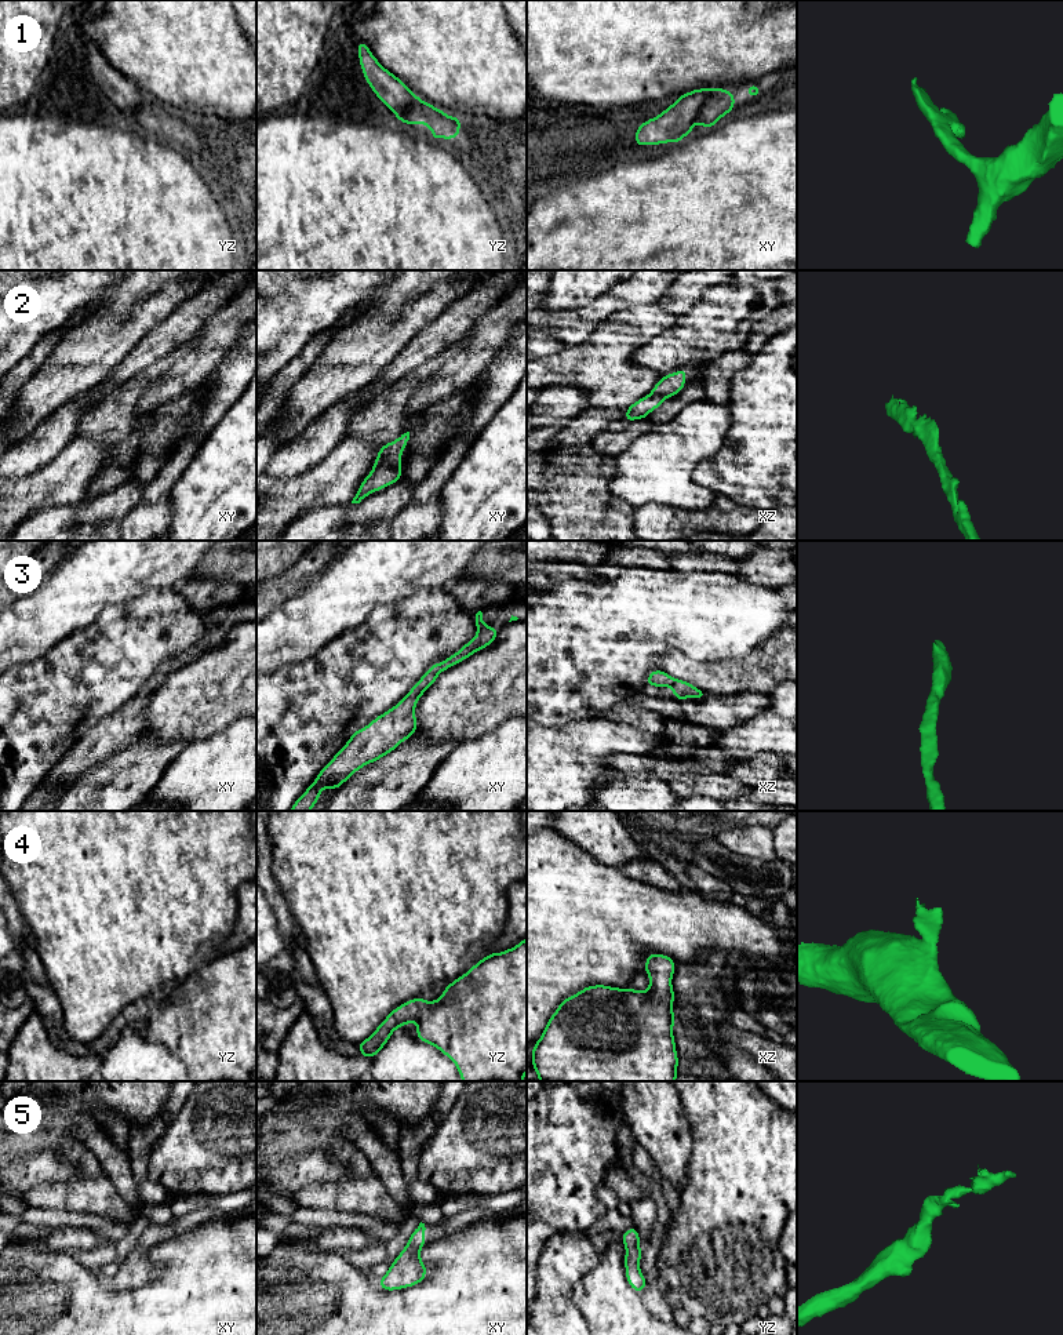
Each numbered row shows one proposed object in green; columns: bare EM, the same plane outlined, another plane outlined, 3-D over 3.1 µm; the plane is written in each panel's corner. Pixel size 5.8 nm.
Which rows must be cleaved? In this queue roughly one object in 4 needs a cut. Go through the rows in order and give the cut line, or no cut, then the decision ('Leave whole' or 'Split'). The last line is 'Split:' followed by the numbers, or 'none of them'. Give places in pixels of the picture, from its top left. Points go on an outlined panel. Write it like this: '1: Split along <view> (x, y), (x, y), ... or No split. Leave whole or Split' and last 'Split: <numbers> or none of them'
1: Split along xy (712, 90), (695, 122). Split
2: No split. Leave whole
3: No split. Leave whole
4: No split. Leave whole
5: No split. Leave whole
Split: 1

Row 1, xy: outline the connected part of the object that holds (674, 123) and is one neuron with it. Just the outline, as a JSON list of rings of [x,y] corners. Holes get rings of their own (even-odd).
[[[698,88],[678,95],[678,99],[659,116],[637,127],[634,139],[637,146],[677,143],[692,132],[700,108],[711,88]]]

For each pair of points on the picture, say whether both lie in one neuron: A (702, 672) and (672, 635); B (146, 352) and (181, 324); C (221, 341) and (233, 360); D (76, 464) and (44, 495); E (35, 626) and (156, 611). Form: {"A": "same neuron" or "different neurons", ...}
{"A": "different neurons", "B": "same neuron", "C": "different neurons", "D": "same neuron", "E": "different neurons"}

